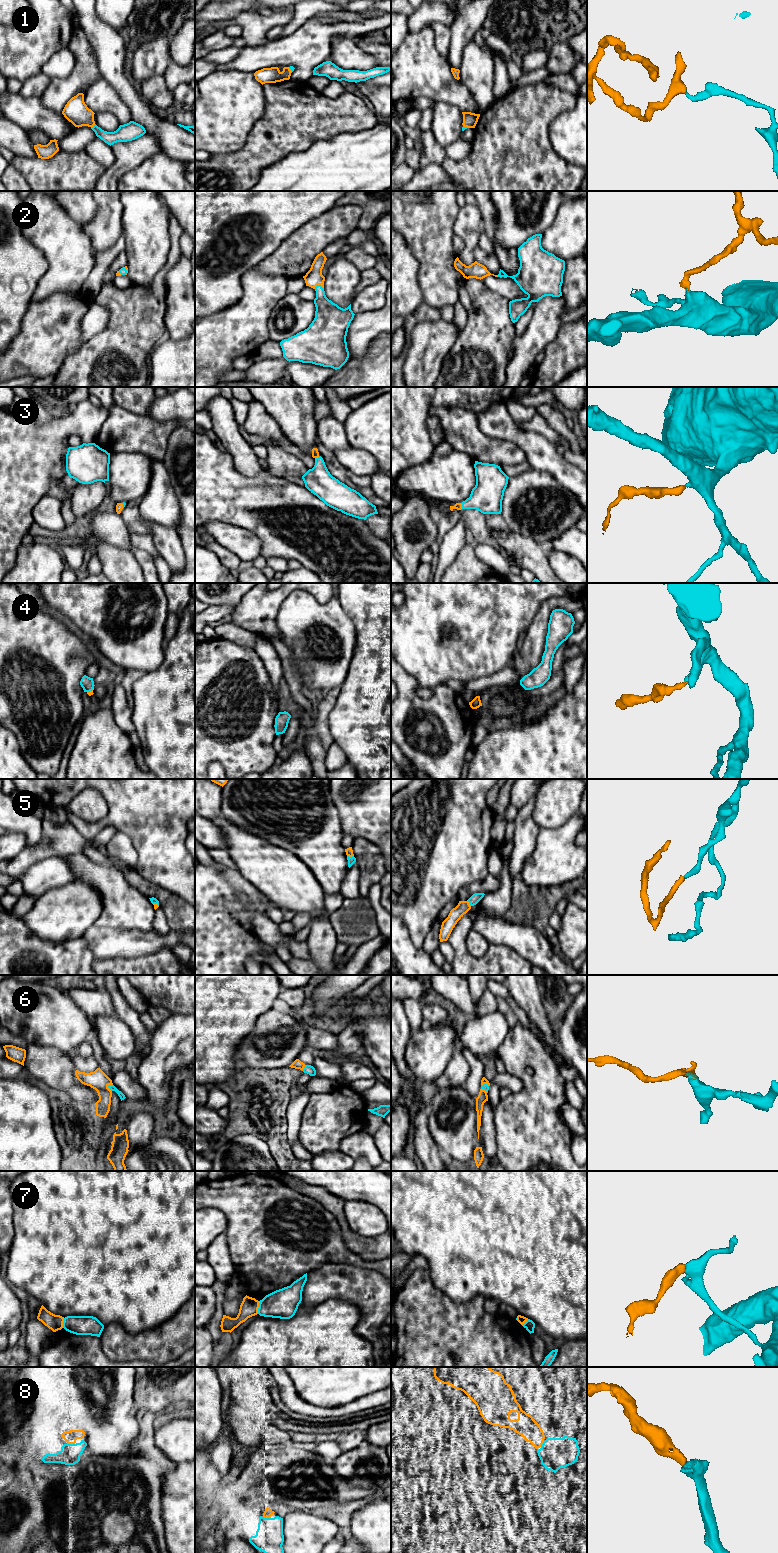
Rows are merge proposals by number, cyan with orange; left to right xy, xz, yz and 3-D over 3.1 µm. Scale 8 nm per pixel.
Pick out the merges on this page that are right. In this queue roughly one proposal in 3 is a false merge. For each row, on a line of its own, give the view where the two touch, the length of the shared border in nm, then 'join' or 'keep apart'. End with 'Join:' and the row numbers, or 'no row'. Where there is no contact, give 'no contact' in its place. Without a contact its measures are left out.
1: contact in xy; length 50 nm; join
2: contact in xz; length 80 nm; join
3: contact in yz; length 50 nm; join
4: contact in xy; length 70 nm; join
5: contact in xz; length 60 nm; join
6: contact in xy; length 70 nm; join
7: contact in xz; length 110 nm; keep apart
8: contact in xz; length 70 nm; join
Join: 1, 2, 3, 4, 5, 6, 8

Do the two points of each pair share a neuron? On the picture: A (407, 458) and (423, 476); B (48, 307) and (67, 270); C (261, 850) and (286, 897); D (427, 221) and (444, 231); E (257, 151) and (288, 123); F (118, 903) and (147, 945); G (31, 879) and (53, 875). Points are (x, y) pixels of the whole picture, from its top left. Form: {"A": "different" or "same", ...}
{"A": "different", "B": "different", "C": "same", "D": "same", "E": "same", "F": "different", "G": "same"}

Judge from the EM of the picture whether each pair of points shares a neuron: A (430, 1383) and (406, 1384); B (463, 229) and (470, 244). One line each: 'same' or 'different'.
A: same
B: same

